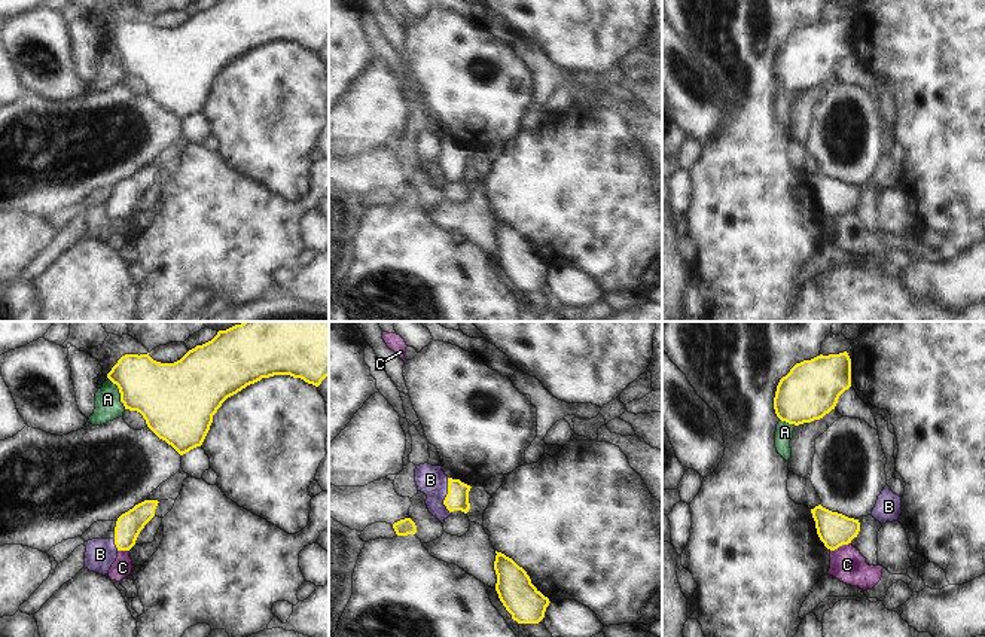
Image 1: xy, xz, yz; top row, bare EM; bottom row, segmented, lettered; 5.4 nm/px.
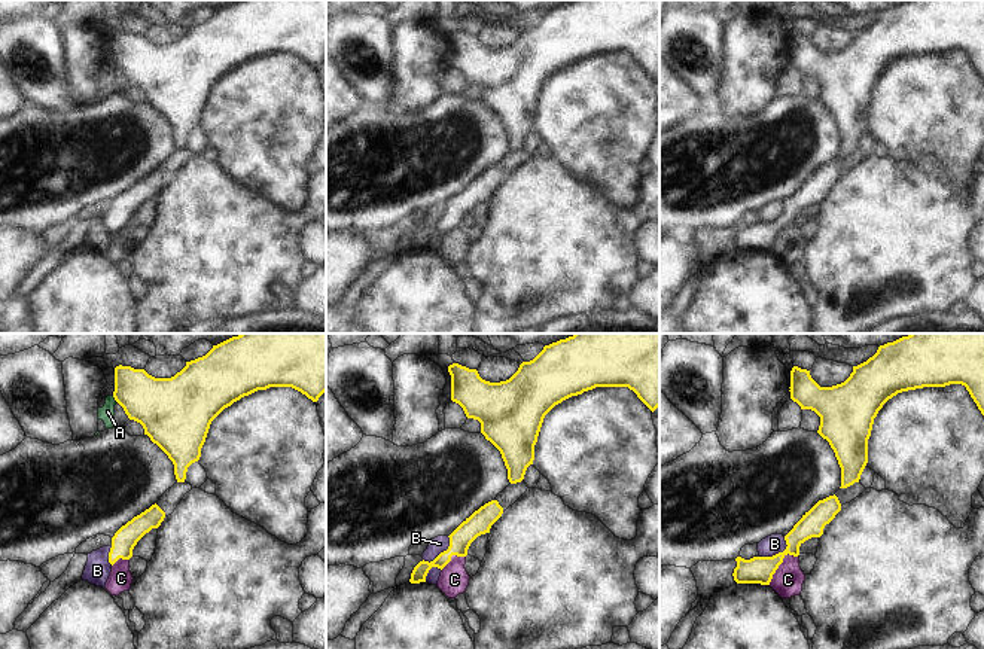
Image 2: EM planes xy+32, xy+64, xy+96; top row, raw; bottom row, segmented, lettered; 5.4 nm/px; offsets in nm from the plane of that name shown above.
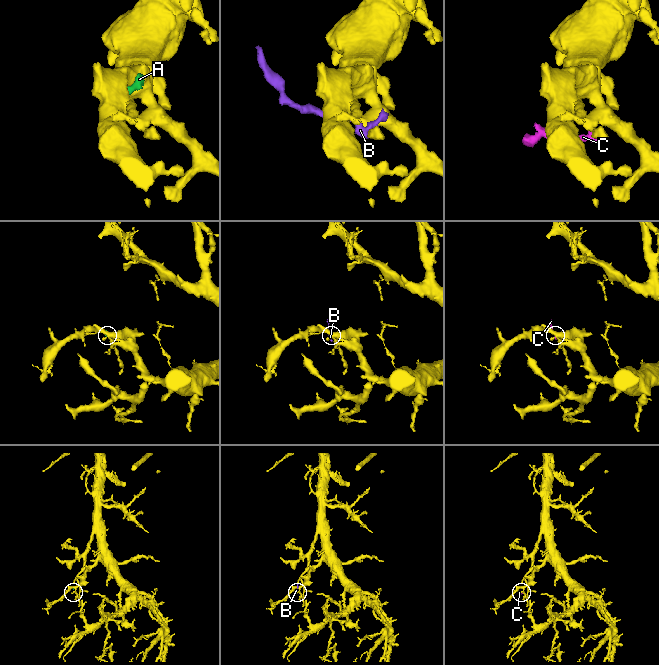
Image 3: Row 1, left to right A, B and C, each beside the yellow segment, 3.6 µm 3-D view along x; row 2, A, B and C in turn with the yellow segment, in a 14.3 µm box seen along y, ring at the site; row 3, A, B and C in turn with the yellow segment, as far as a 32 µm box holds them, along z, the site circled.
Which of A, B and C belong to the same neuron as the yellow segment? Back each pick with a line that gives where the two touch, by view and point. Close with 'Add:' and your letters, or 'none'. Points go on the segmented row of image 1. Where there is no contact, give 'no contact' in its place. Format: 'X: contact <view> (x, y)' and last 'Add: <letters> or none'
Add: none

